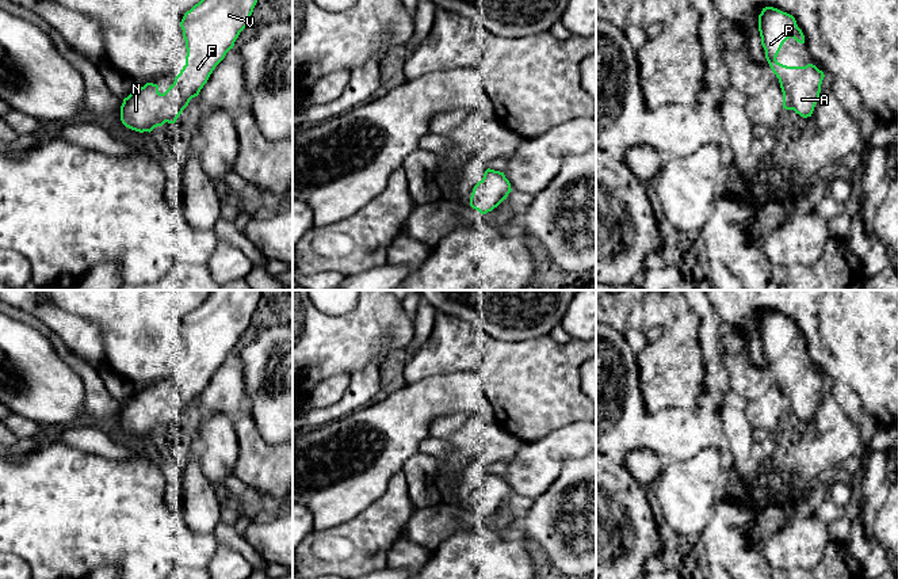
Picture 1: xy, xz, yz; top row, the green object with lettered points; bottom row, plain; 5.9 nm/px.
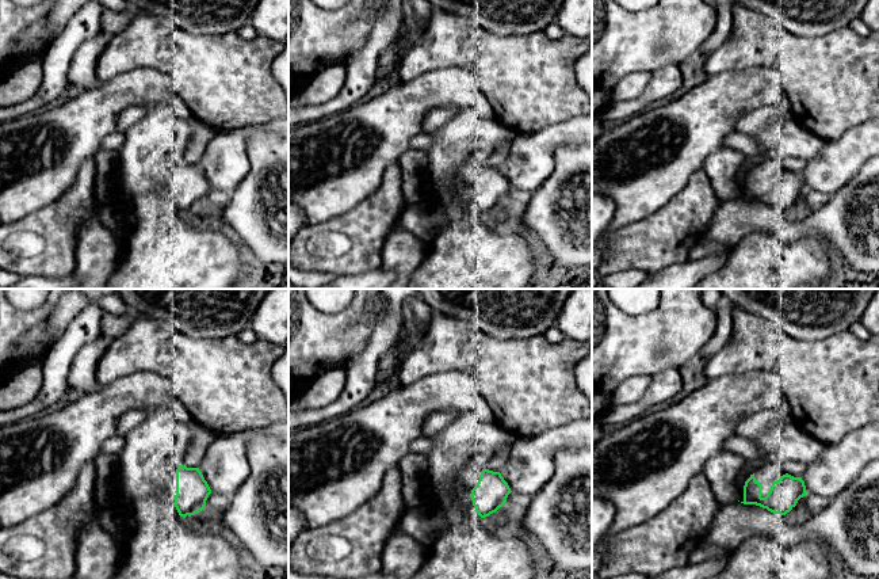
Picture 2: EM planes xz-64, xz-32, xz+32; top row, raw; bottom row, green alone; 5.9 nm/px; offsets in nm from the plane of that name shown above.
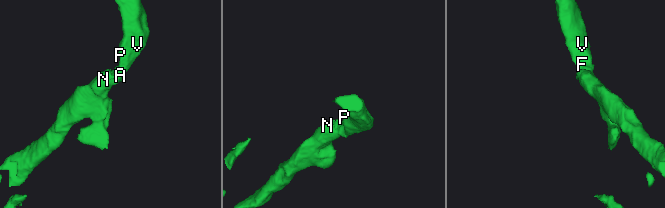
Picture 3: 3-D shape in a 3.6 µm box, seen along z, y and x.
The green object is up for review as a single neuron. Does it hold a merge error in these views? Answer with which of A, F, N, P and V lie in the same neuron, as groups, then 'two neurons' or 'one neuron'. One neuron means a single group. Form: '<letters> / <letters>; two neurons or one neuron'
A F N P V; one neuron

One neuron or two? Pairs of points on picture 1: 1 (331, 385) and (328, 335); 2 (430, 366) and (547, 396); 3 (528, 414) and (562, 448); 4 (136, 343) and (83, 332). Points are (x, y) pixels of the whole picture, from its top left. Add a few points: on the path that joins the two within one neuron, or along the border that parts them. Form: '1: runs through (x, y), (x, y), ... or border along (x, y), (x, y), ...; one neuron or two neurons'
1: border along (350, 374), (328, 376), (306, 397); two neurons
2: runs through (459, 361), (497, 362), (518, 377); one neuron
3: border along (577, 422), (561, 426), (538, 440), (522, 442); two neurons
4: border along (79, 316), (87, 317), (100, 327), (106, 360); two neurons

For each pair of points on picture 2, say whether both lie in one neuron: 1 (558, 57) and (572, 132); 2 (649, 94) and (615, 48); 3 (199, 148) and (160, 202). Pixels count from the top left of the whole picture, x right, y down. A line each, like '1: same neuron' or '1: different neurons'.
1: different neurons
2: different neurons
3: different neurons

